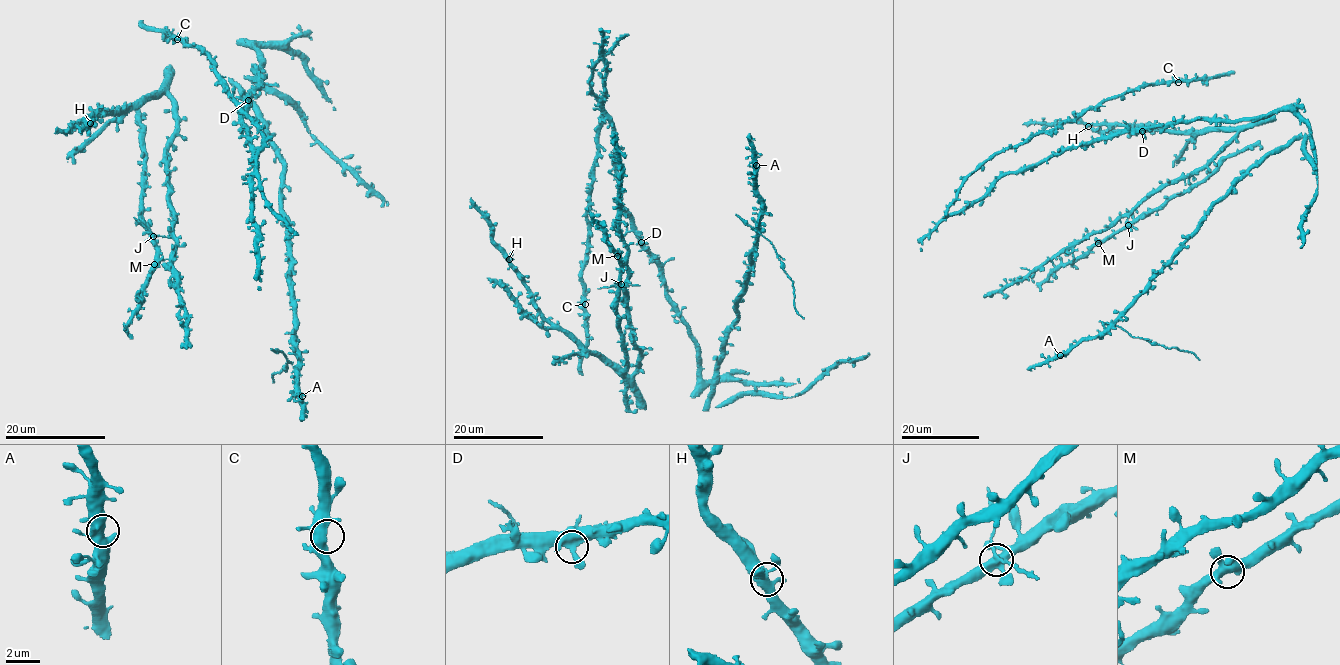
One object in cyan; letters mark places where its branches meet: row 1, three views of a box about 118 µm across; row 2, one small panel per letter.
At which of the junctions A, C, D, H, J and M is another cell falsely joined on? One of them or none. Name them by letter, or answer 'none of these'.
J

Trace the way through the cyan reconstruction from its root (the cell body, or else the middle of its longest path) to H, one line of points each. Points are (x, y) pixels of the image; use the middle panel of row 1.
H: (644, 407), (621, 376), (597, 356), (584, 352), (560, 327), (543, 315), (525, 280), (509, 259)

